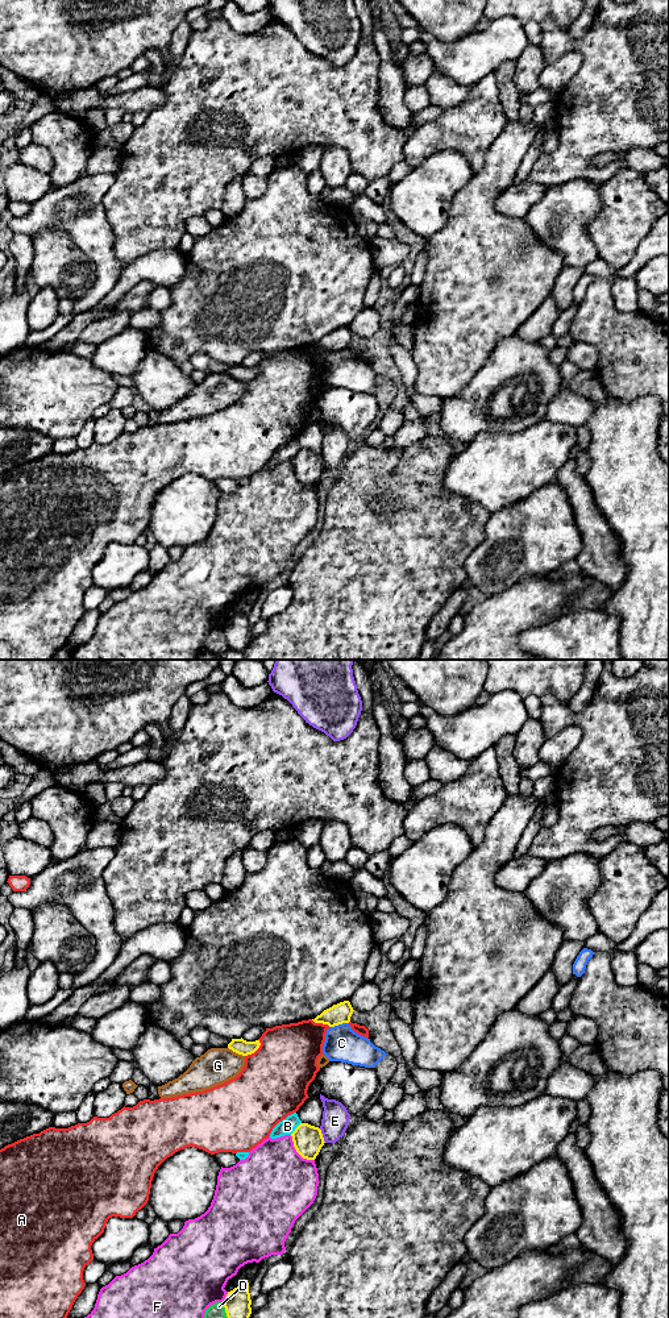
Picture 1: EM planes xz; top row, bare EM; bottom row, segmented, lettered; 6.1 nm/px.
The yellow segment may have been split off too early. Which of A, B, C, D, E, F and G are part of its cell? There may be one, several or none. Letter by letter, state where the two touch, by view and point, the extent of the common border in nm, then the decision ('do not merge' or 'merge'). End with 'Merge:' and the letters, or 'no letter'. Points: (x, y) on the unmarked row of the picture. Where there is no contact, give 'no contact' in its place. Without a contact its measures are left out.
A: xz (256, 375) | 140 nm | do not merge
B: xz (295, 454) | 100 nm | do not merge
C: xz (339, 349) | 120 nm | do not merge
D: xz (225, 637) | 140 nm | do not merge
E: xz (321, 461) | 100 nm | do not merge
F: xz (298, 478) | 220 nm | do not merge
G: xz (236, 378) | 120 nm | do not merge
Merge: no letter

